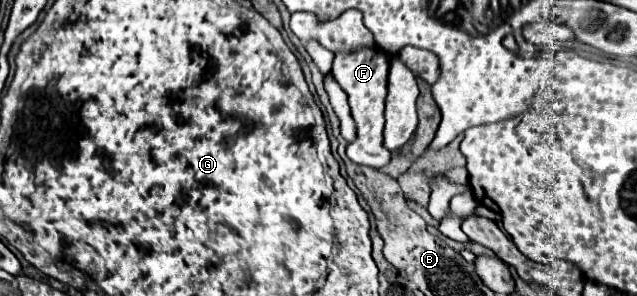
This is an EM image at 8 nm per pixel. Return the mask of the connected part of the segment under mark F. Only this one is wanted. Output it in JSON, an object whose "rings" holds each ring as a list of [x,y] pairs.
{"rings":[[[363,48],[357,52],[337,52],[333,60],[331,74],[337,80],[337,84],[347,94],[351,116],[357,124],[357,140],[347,146],[347,156],[355,164],[381,168],[389,162],[391,152],[383,146],[383,100],[387,96],[387,78],[389,73],[389,54],[381,48]]]}

